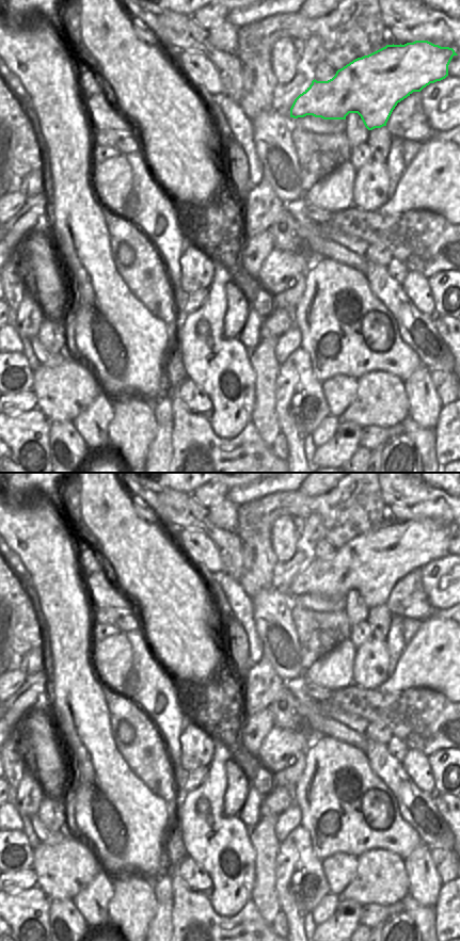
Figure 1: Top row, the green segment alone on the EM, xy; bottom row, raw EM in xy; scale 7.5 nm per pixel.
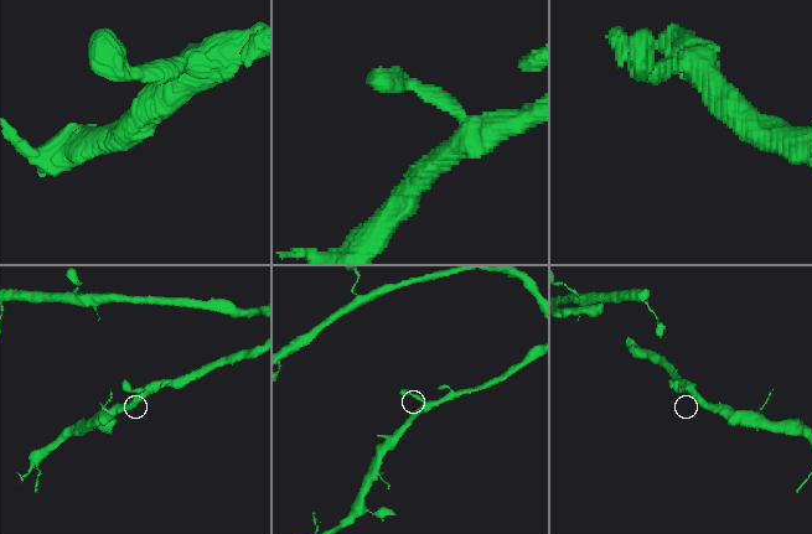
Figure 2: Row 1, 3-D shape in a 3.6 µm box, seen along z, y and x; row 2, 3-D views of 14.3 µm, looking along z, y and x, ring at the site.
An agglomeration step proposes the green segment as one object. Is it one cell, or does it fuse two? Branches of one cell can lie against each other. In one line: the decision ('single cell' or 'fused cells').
single cell

